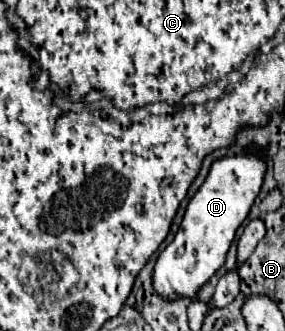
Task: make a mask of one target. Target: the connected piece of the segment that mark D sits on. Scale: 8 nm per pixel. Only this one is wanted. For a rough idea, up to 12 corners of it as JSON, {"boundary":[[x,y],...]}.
{"boundary":[[223,157],[155,263],[161,299],[195,297],[227,257],[265,161]]}

